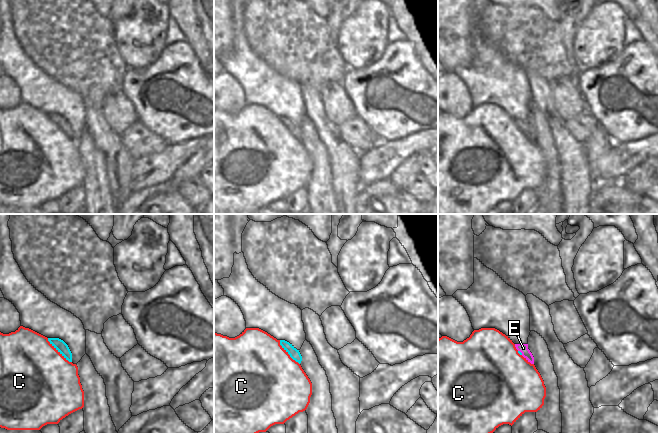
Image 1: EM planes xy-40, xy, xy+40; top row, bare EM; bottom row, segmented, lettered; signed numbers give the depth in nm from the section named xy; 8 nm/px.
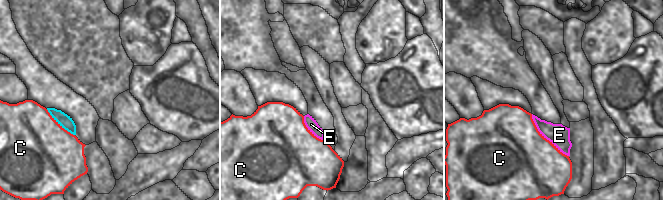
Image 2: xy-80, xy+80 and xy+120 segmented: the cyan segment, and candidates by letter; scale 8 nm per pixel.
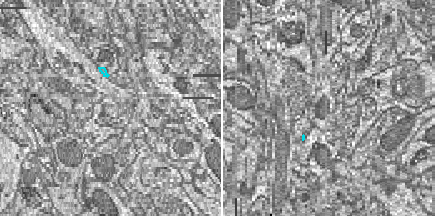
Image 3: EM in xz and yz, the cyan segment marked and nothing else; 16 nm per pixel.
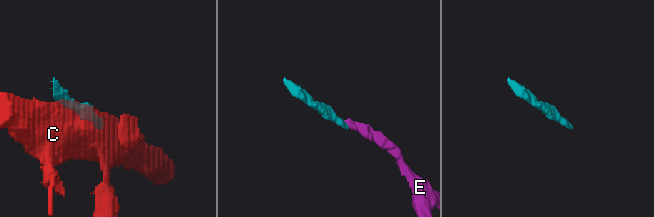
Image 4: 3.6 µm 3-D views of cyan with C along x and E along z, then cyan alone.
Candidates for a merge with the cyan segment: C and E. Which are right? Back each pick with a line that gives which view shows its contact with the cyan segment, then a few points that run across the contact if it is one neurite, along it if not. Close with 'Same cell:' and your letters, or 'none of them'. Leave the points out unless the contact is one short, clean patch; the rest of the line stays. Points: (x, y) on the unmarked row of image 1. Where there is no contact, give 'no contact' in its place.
E: xy+40 | xy+40 (519, 128), (520, 128), (523, 124)
Same cell: E

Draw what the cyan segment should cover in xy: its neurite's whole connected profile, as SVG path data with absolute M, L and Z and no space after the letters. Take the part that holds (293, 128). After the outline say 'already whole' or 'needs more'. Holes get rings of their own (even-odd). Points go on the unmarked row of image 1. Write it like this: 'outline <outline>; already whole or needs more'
outline M280 116L280 121L290 131L290 133L293 136L295 136L299 140L301 139L302 132L301 132L299 126L297 126L292 120L290 120L289 118L287 118L285 116Z; already whole

